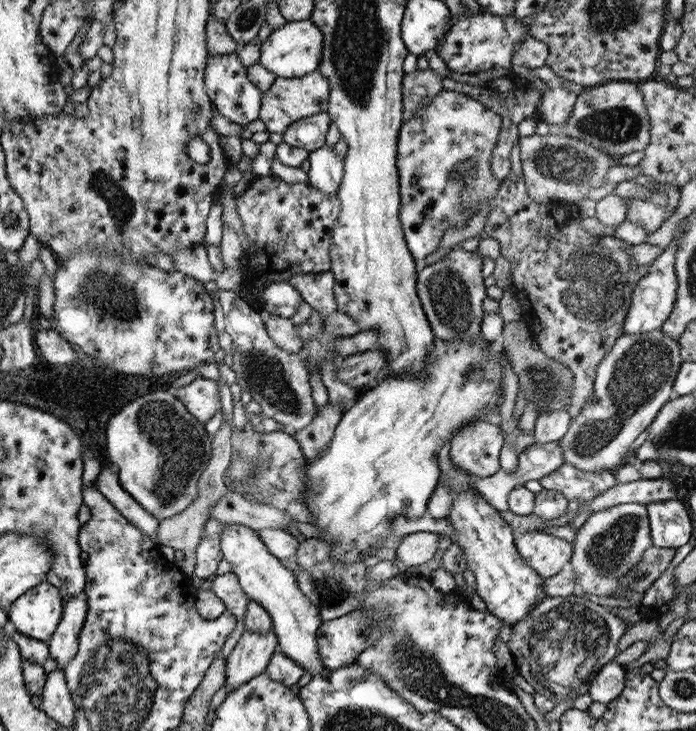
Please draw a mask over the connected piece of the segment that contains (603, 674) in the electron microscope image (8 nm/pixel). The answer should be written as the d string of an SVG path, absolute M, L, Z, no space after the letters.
M614 661L606 663L599 673L588 683L587 694L593 702L608 705L625 685L625 668Z

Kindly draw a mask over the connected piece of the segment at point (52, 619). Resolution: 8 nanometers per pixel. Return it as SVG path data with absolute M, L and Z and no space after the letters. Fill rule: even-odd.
M44 580L26 590L5 610L13 631L47 642L61 621L64 610L63 598L59 593L59 589Z

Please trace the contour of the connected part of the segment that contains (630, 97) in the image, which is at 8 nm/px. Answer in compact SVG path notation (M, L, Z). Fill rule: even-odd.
M615 81L586 88L576 96L561 135L588 143L591 147L619 159L643 151L649 143L650 119L637 82Z

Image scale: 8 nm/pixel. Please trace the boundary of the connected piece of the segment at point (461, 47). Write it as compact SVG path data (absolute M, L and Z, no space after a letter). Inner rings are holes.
M482 8L470 15L449 15L449 30L441 38L441 42L437 42L435 54L445 61L447 69L461 74L477 76L483 71L499 67L510 69L515 47L523 41L525 35L529 35L529 26L521 25L520 19L513 16L495 16Z

